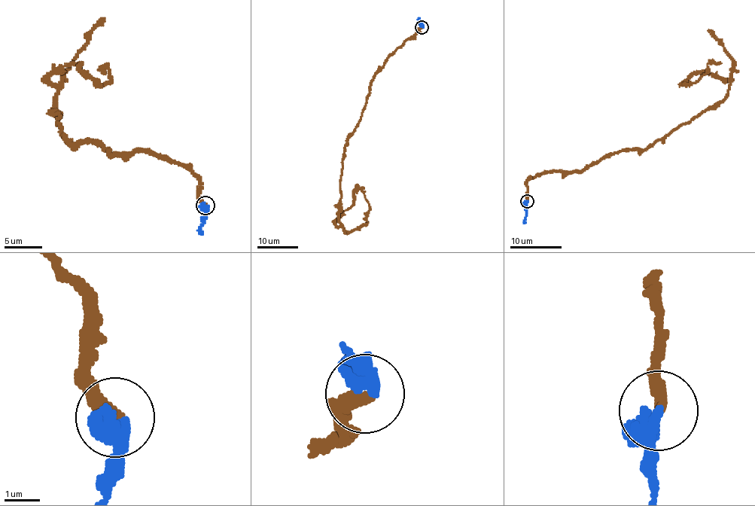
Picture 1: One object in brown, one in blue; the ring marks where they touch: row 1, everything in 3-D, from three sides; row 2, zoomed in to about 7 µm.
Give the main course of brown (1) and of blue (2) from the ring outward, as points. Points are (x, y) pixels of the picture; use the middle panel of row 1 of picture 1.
1: (421, 27), (379, 71), (345, 147), (336, 225), (360, 189), (369, 206), (366, 221)
2: (421, 27), (418, 17)

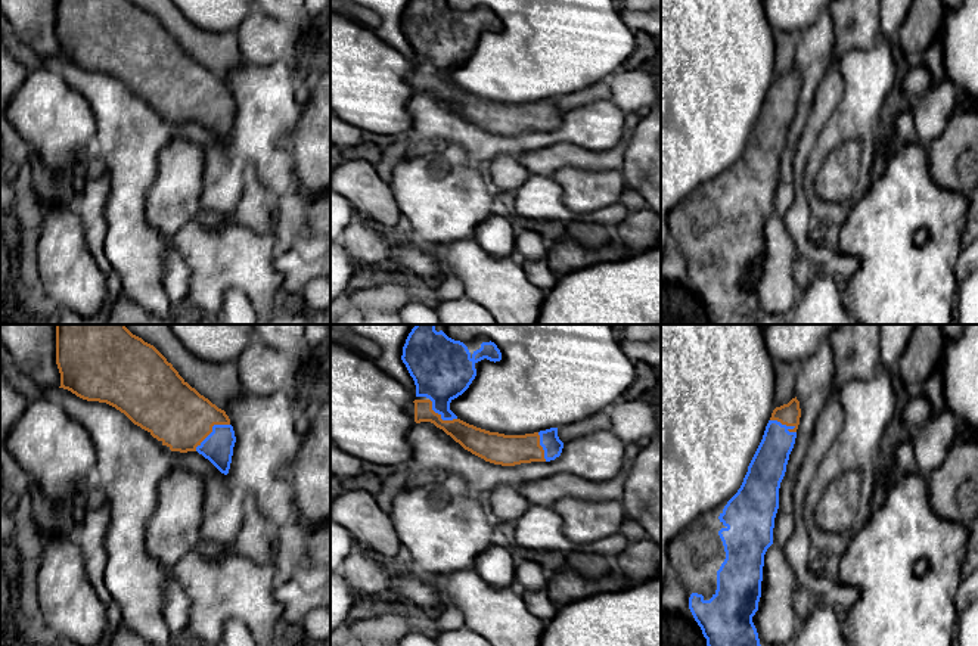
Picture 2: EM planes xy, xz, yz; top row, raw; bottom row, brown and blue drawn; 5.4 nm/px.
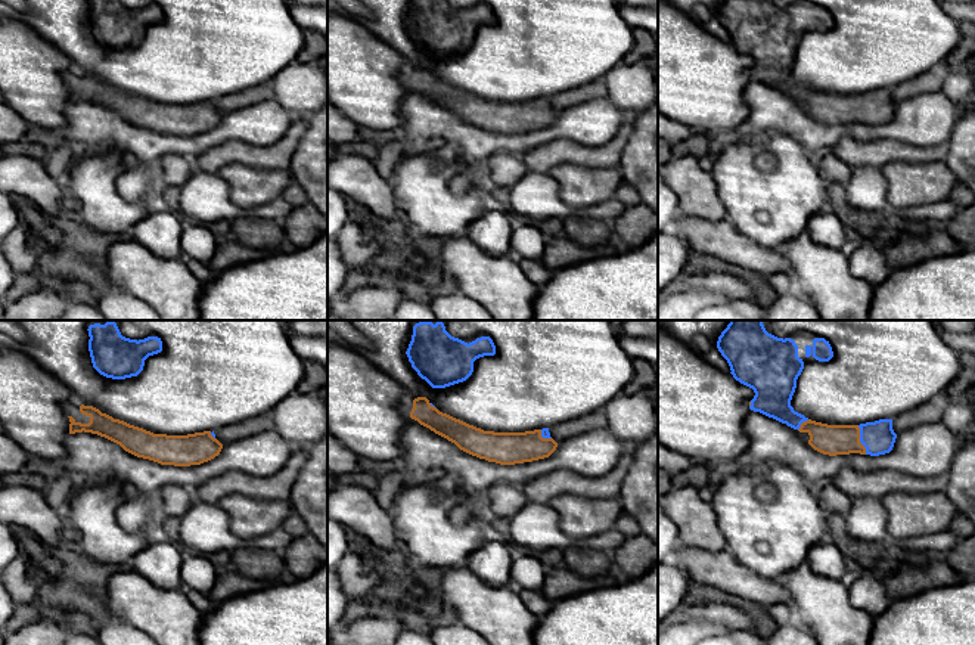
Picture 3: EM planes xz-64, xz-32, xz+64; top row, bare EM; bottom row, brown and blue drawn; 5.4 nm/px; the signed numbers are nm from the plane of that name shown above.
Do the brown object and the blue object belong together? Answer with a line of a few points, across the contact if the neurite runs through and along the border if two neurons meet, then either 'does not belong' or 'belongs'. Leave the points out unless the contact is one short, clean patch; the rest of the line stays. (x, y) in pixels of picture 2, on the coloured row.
belongs

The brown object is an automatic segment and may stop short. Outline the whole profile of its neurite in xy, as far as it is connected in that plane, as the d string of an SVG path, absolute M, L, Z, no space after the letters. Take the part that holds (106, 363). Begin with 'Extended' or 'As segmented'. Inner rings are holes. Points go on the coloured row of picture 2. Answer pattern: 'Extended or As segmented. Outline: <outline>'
Extended. Outline: M56 324L56 364L59 388L115 407L171 451L198 451L221 473L229 473L236 437L226 411L192 388L153 345L133 335L125 324Z

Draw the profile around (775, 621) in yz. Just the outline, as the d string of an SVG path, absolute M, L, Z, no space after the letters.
M829 341L805 361L797 375L795 397L801 417L794 448L779 488L779 509L774 518L773 544L764 555L761 597L752 617L761 646L785 646L797 630L794 612L795 575L786 559L786 543L795 528L794 484L814 434L814 425L833 395L835 352Z

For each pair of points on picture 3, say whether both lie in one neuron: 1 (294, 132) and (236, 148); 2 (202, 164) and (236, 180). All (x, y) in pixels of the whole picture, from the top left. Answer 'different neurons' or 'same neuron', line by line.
1: same neuron
2: different neurons

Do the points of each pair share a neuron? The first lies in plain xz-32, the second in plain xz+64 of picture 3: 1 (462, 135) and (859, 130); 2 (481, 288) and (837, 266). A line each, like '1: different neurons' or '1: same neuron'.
1: same neuron
2: same neuron

